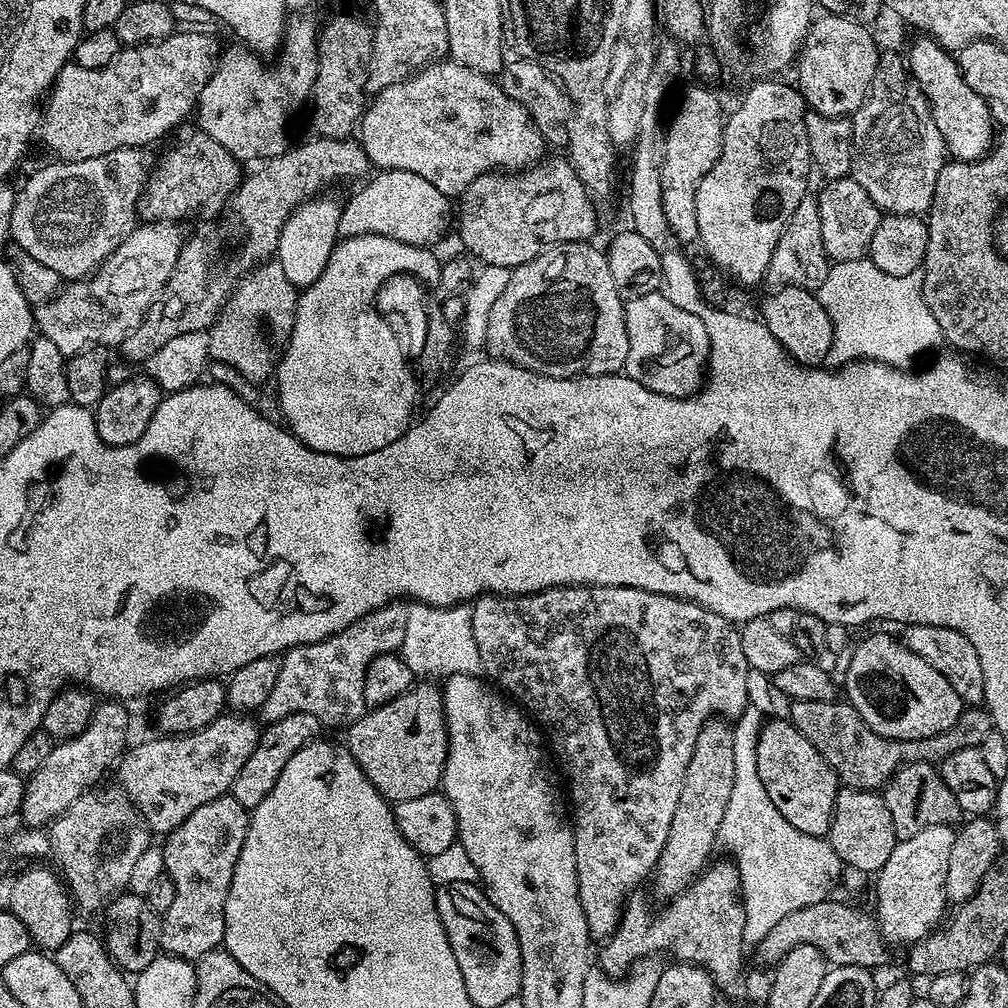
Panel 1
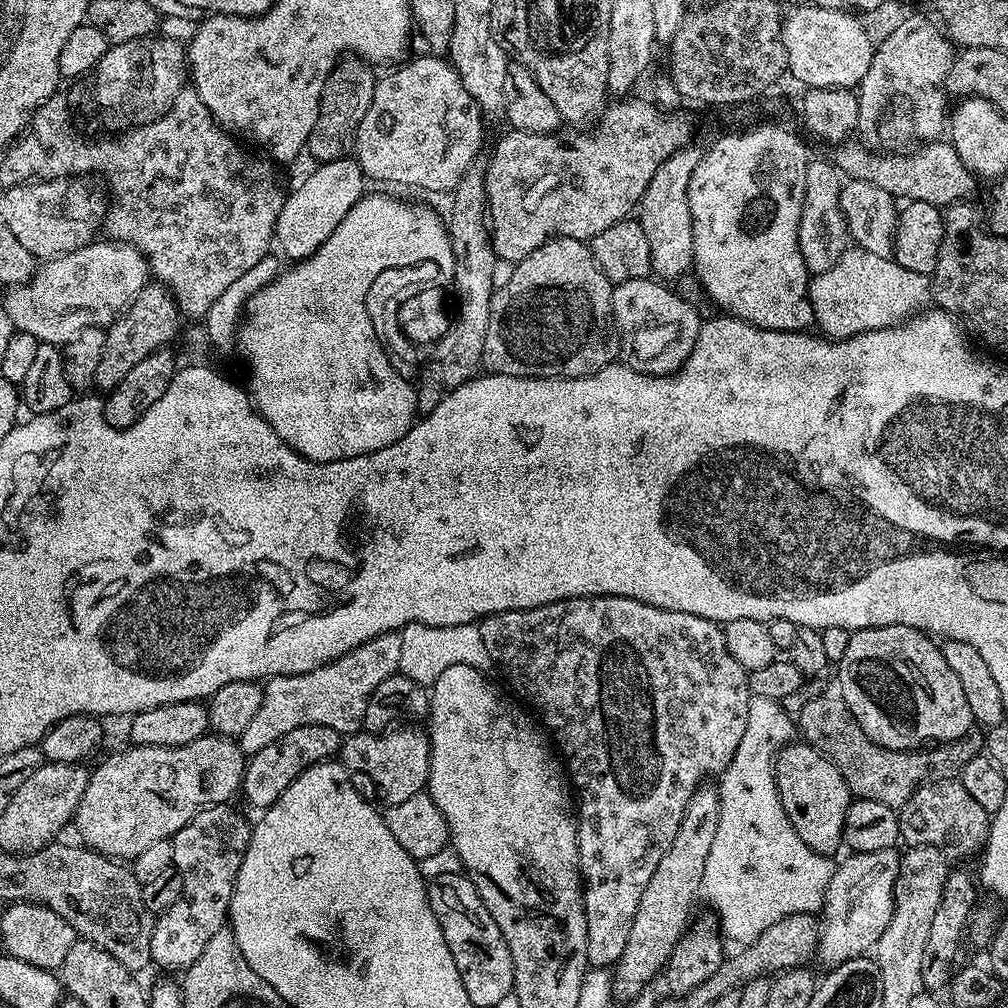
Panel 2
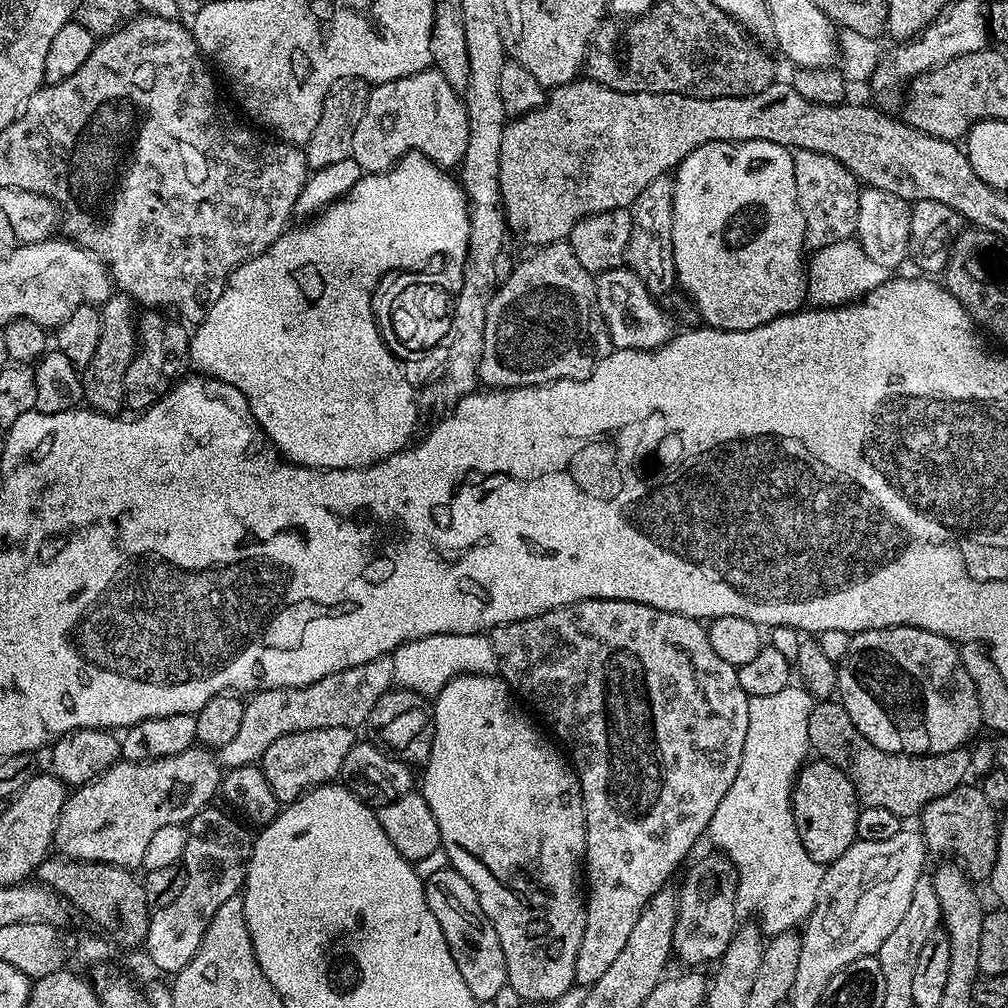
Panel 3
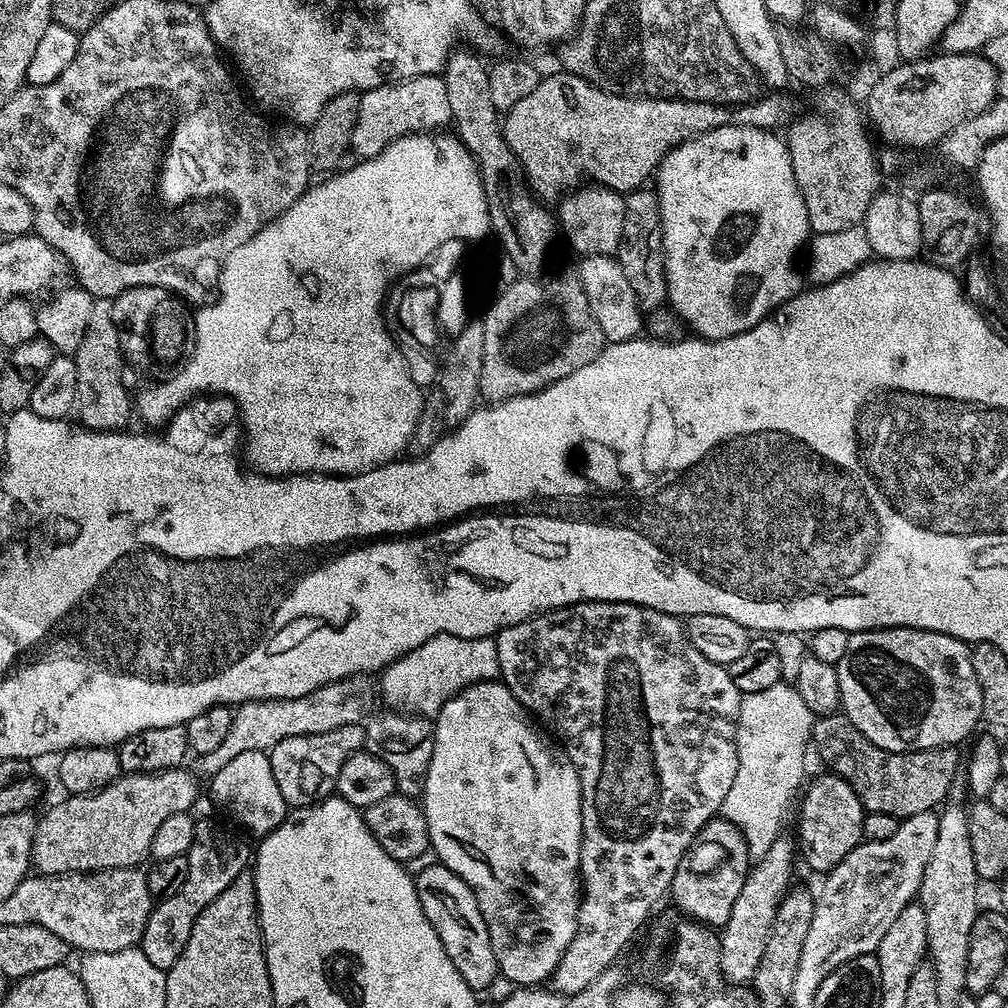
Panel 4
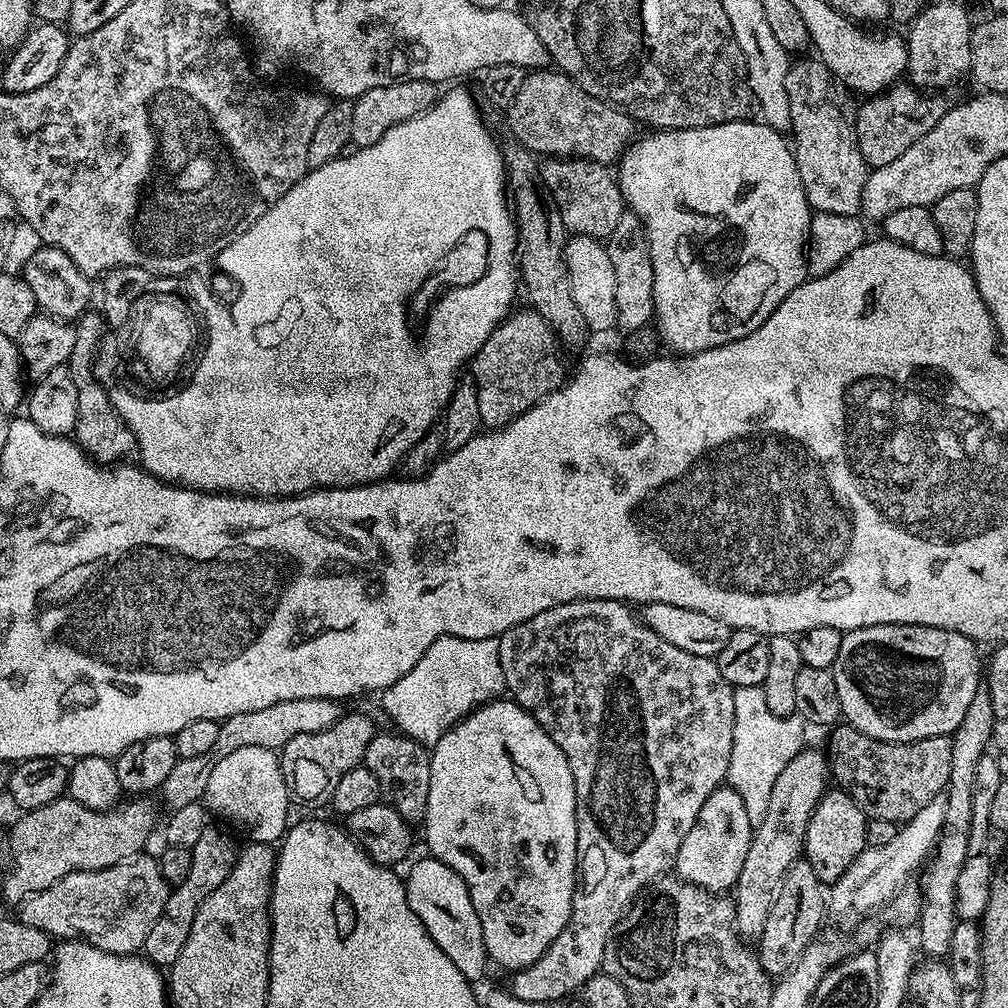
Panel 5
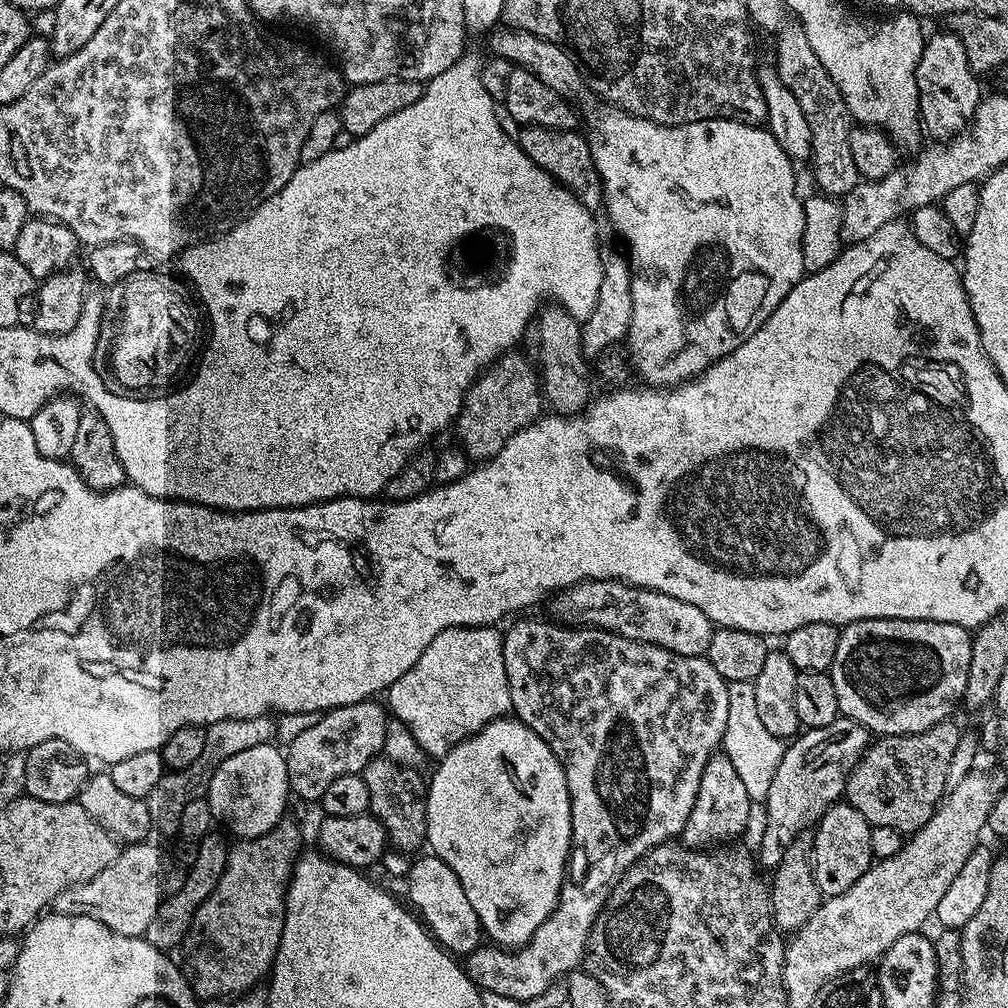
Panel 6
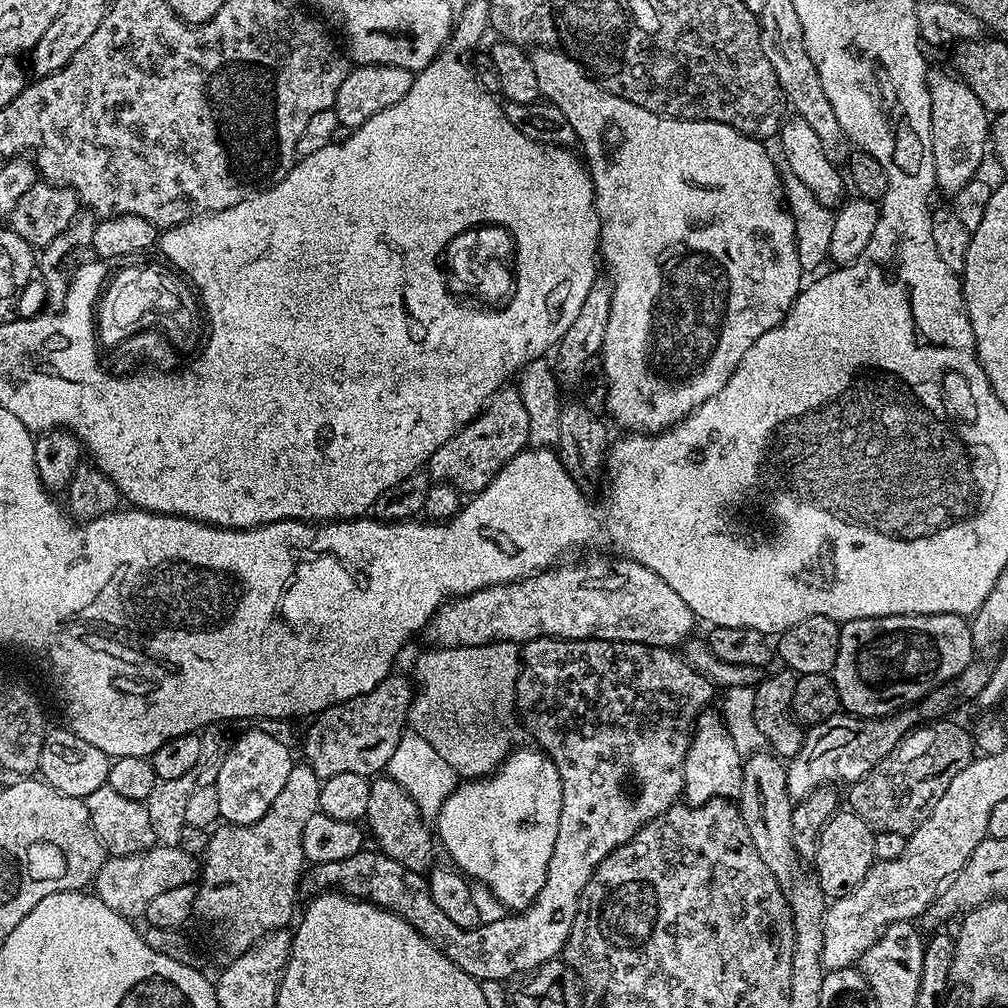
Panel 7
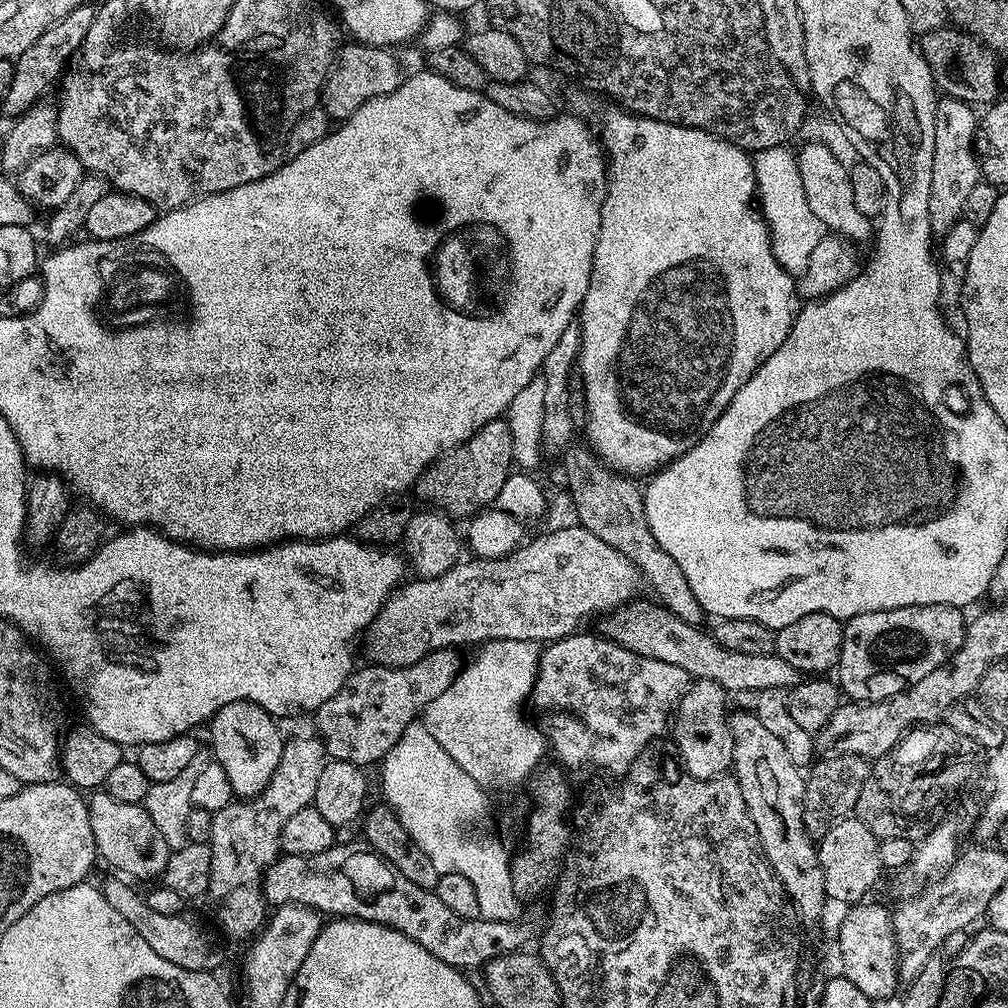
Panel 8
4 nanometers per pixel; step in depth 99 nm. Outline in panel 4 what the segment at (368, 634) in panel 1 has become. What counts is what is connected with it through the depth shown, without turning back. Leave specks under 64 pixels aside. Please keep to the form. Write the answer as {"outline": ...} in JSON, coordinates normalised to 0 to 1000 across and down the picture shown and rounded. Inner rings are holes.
{"outline":[[[365,669],[344,671],[329,679],[320,679],[307,690],[279,694],[246,694],[231,705],[228,724],[216,744],[208,744],[208,748],[193,751],[193,765],[199,771],[202,769],[203,772],[209,772],[230,752],[244,745],[267,747],[272,740],[276,740],[276,736],[280,736],[280,732],[323,728],[327,724],[335,724],[335,720],[356,718],[370,705],[369,697],[374,697],[374,694],[374,680]]]}

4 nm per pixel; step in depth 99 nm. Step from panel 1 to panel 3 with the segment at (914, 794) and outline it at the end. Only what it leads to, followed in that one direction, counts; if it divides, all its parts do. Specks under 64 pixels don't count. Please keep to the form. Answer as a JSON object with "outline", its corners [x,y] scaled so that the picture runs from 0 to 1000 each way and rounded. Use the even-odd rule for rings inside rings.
{"outline":[[[957,776],[942,788],[927,792],[927,796],[923,796],[912,807],[911,821],[916,826],[922,846],[945,845],[949,849],[945,850],[951,854],[960,870],[965,875],[973,875],[983,870],[990,847],[990,806],[976,790],[975,781],[963,782],[962,778]]]}

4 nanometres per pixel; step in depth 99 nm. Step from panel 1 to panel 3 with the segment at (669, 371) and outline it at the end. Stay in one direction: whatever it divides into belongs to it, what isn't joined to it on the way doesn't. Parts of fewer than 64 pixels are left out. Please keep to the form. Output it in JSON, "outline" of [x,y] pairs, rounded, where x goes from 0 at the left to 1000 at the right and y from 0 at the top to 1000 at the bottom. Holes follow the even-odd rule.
{"outline":[[[616,264],[609,268],[601,268],[591,274],[591,291],[593,304],[599,313],[603,329],[607,332],[607,344],[637,345],[646,347],[656,345],[663,340],[669,332],[665,318],[659,314],[659,310],[654,306],[652,295],[647,294],[626,266]]]}

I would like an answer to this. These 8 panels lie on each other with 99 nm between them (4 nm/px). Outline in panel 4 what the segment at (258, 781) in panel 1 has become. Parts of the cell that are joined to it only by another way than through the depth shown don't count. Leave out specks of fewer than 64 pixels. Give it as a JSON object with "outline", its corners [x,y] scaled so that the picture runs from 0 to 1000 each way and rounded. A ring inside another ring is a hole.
{"outline":[[[361,718],[335,720],[335,724],[327,724],[323,728],[308,728],[280,732],[276,740],[265,747],[272,773],[276,783],[286,800],[291,803],[303,802],[306,798],[313,798],[330,789],[335,776],[335,764],[339,764],[339,756],[352,746],[361,742]]]}

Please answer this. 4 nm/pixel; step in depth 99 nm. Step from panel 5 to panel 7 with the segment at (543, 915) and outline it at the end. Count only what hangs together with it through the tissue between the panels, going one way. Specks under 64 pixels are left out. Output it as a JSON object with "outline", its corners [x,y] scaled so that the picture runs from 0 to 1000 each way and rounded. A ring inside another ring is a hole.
{"outline":[[[528,742],[505,746],[496,761],[483,770],[453,777],[431,812],[436,840],[438,837],[444,844],[449,853],[445,854],[461,870],[485,881],[504,903],[525,901],[528,893],[534,891],[534,883],[538,883],[542,875],[542,863],[546,859],[546,847],[550,847],[550,831],[554,831],[554,815],[558,808],[558,776],[554,764],[539,745]]]}

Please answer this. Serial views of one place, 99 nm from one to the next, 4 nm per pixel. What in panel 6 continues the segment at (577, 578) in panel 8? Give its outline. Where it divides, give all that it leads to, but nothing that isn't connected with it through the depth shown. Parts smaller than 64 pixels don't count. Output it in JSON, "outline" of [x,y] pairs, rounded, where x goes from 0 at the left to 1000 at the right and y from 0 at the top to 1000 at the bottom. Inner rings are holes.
{"outline":[[[576,575],[567,583],[551,588],[547,599],[556,610],[553,612],[564,621],[596,623],[617,633],[657,641],[678,651],[698,651],[708,626],[706,615],[700,613],[692,601],[685,601],[677,597],[677,593],[665,593],[665,589],[631,583],[618,575]]]}

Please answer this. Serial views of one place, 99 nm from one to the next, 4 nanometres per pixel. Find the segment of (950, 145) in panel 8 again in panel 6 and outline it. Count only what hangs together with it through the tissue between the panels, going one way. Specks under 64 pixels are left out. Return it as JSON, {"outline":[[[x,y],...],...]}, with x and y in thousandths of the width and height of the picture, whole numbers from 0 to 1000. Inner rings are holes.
{"outline":[[[943,30],[929,32],[917,42],[915,56],[911,58],[909,80],[913,94],[913,117],[918,132],[926,131],[929,137],[943,137],[960,126],[964,114],[974,98],[969,72],[964,70],[958,58],[958,46]]]}

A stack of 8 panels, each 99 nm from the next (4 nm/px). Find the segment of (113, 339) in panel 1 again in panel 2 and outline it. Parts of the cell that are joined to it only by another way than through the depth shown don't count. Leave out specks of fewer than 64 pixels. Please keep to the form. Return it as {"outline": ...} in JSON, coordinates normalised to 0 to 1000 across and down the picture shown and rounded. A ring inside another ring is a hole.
{"outline":[[[99,236],[64,254],[45,257],[26,281],[5,289],[2,304],[15,328],[34,331],[41,341],[63,343],[81,327],[103,325],[118,315],[148,278],[147,257],[134,244]]]}

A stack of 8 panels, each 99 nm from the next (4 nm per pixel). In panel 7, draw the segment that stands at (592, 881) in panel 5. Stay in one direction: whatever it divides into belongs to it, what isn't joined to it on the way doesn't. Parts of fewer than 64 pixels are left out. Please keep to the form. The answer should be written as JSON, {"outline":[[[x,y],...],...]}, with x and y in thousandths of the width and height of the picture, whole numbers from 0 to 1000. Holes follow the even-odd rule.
{"outline":[[[539,631],[533,635],[525,635],[519,640],[516,648],[516,668],[512,678],[512,706],[518,718],[524,721],[525,728],[533,734],[531,737],[535,739],[540,749],[550,756],[558,776],[558,808],[554,815],[554,831],[550,831],[550,847],[546,847],[546,859],[542,863],[542,875],[538,879],[538,883],[534,883],[534,891],[528,893],[526,900],[513,904],[511,907],[501,907],[494,915],[475,916],[470,921],[450,919],[450,915],[446,915],[446,911],[442,911],[442,907],[438,907],[438,903],[435,903],[431,891],[427,891],[427,879],[424,872],[418,866],[403,863],[398,857],[391,855],[391,851],[381,848],[376,843],[370,843],[370,845],[359,843],[355,847],[347,847],[347,851],[339,851],[335,855],[313,858],[309,862],[310,873],[314,877],[314,882],[332,882],[332,884],[340,885],[342,889],[348,889],[355,893],[364,893],[365,896],[374,897],[376,901],[390,905],[391,908],[407,915],[407,919],[411,919],[411,923],[415,923],[415,927],[423,930],[436,944],[442,946],[442,950],[446,950],[446,954],[450,954],[450,958],[462,962],[462,966],[466,966],[472,972],[490,971],[495,974],[503,974],[502,972],[506,971],[507,968],[513,967],[512,969],[515,969],[517,966],[531,964],[542,954],[553,951],[559,945],[560,939],[563,938],[571,904],[575,898],[575,888],[585,875],[587,864],[610,841],[615,840],[625,831],[629,831],[629,827],[634,821],[640,821],[646,813],[658,810],[662,802],[667,801],[676,793],[679,785],[679,757],[681,756],[683,741],[687,735],[687,724],[690,720],[690,713],[694,711],[694,707],[705,699],[702,697],[706,694],[706,687],[708,688],[708,680],[699,671],[688,666],[679,656],[678,650],[672,649],[665,643],[646,643],[640,639],[622,639],[621,637],[609,637],[608,635],[555,635],[552,631]]]}

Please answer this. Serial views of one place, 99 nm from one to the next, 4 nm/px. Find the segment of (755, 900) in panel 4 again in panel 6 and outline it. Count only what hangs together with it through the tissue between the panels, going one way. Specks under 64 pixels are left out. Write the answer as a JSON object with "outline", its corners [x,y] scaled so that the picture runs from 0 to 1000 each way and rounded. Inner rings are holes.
{"outline":[[[830,712],[823,720],[795,725],[790,732],[779,741],[776,756],[768,764],[768,776],[764,776],[762,793],[756,798],[758,826],[754,829],[754,849],[752,845],[755,862],[769,863],[776,855],[776,847],[780,847],[780,839],[803,824],[817,811],[817,805],[838,789],[845,761],[863,737],[861,723],[840,712]]]}

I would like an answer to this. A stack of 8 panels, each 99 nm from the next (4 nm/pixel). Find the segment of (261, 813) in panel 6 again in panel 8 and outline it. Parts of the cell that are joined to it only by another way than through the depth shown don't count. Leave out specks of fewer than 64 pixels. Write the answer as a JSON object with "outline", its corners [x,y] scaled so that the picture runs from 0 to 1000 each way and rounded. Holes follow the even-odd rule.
{"outline":[[[246,694],[225,697],[207,715],[211,751],[224,765],[230,787],[237,793],[250,793],[262,784],[279,755],[284,734],[274,718],[273,711]]]}

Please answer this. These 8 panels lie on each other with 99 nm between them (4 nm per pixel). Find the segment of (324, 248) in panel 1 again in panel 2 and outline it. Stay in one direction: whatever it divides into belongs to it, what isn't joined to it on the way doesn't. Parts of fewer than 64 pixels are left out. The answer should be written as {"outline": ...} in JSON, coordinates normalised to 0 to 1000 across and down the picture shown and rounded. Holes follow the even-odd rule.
{"outline":[[[351,157],[322,159],[314,162],[313,166],[313,168],[291,190],[287,189],[283,193],[282,203],[276,212],[272,242],[275,247],[278,245],[277,253],[283,259],[286,257],[286,260],[297,260],[313,252],[315,244],[319,244],[319,240],[323,240],[323,236],[327,236],[327,232],[331,232],[331,228],[335,228],[335,220],[339,220],[339,216],[343,216],[343,212],[347,212],[349,205],[363,190],[363,187],[361,187],[363,176],[360,169],[357,168],[357,162]]]}

